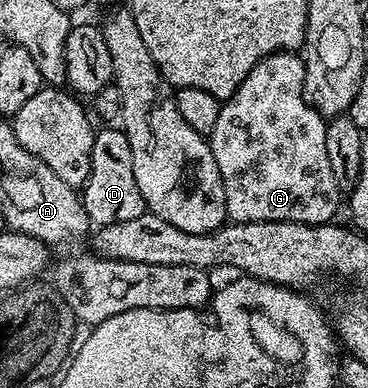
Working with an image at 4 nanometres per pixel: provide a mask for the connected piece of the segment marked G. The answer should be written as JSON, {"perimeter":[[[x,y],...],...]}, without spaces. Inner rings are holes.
{"perimeter":[[[275,52],[255,64],[239,89],[220,107],[217,126],[209,133],[209,141],[224,183],[228,221],[329,224],[336,219],[341,189],[334,180],[325,152],[328,121],[303,96],[304,78],[302,55]]]}

